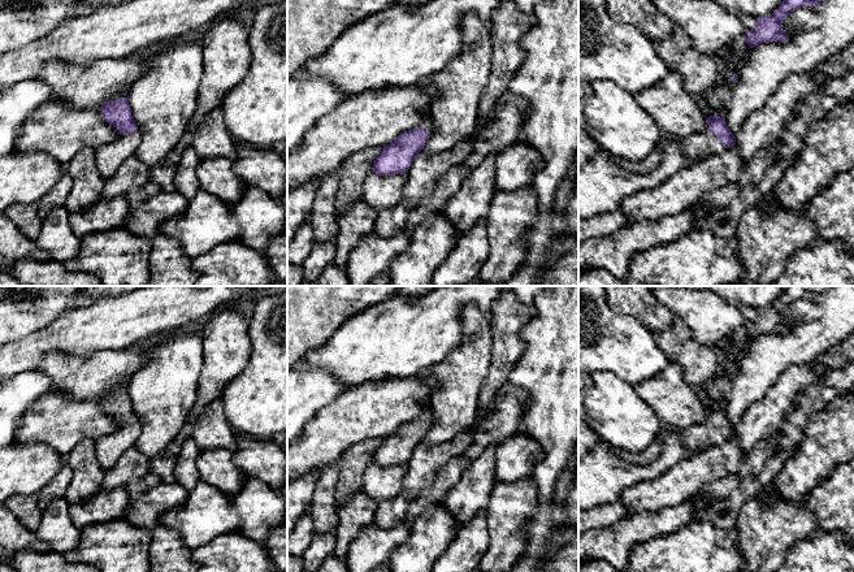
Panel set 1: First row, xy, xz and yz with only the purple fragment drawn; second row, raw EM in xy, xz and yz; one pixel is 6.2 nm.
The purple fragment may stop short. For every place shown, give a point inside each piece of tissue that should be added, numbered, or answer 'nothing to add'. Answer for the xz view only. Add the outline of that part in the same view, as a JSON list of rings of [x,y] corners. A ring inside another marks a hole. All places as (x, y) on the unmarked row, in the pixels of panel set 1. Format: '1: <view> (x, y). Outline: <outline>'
1: xz (425, 415). Outline: [[[425,402],[422,404],[422,410],[421,410],[421,413],[420,413],[419,419],[430,424],[430,421],[432,421],[430,402]]]

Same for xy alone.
1: xy (109, 449). Outline: [[[136,421],[95,441],[96,459],[103,469],[112,468],[122,454],[135,445],[140,432],[142,426]]]

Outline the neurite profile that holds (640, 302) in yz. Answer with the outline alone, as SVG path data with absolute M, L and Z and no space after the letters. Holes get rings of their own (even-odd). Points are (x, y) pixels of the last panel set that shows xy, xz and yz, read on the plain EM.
M604 286L604 290L615 312L640 318L651 333L672 328L675 315L656 300L649 286Z

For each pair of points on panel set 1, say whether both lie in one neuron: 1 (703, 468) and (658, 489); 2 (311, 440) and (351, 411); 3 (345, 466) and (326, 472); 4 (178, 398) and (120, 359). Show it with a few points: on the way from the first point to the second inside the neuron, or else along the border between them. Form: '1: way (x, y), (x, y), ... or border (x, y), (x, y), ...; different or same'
1: way (692, 473), (670, 489); same
2: way (321, 440), (341, 421); same
3: border (337, 463), (338, 481), (334, 498); different
4: border (147, 349), (147, 359), (130, 378), (126, 388); different

